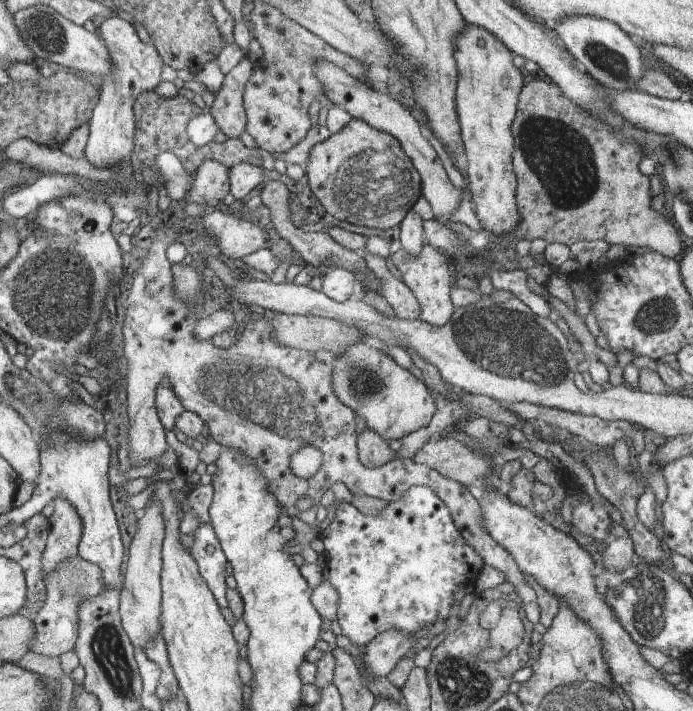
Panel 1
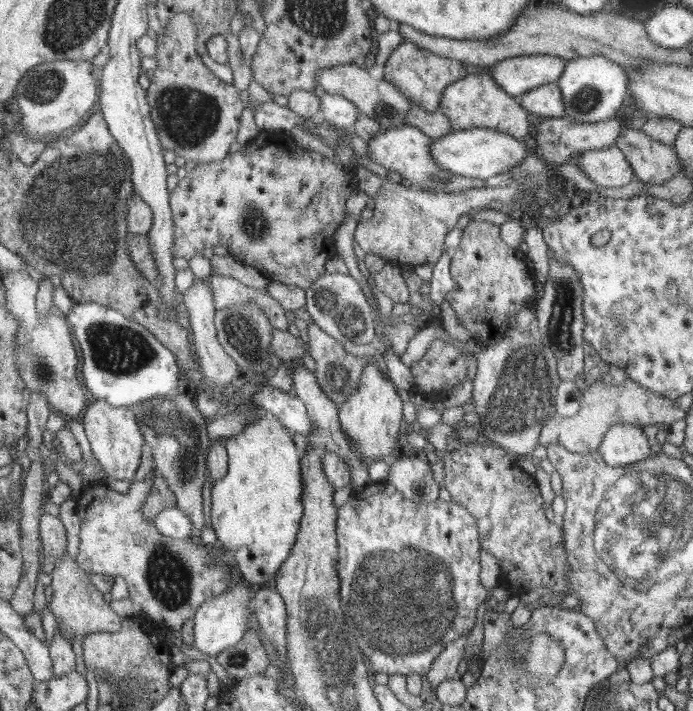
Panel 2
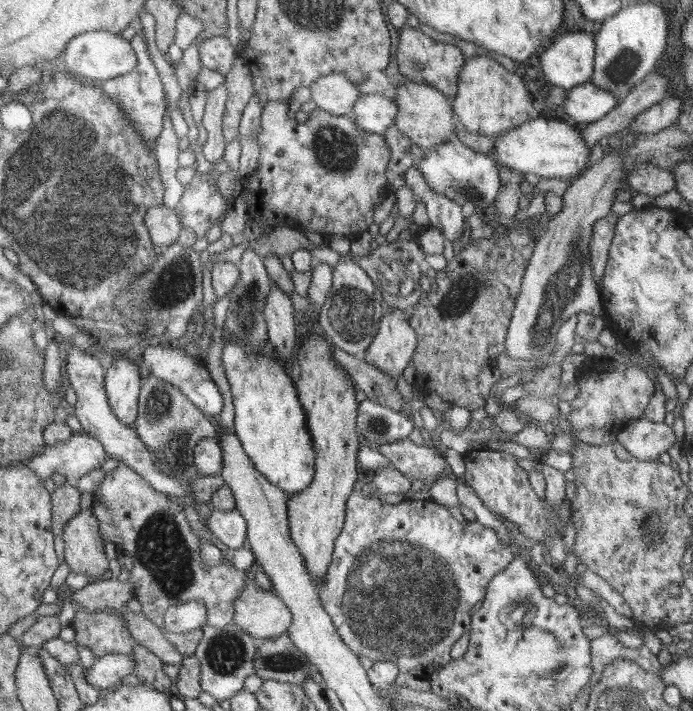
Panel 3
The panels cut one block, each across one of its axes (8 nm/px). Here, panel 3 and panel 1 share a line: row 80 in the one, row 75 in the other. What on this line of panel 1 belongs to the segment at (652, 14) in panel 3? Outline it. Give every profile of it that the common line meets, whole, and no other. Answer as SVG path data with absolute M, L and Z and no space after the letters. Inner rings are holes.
M566 16L554 29L565 48L598 83L612 88L614 92L637 88L636 84L642 80L645 69L640 50L614 22L590 16Z

